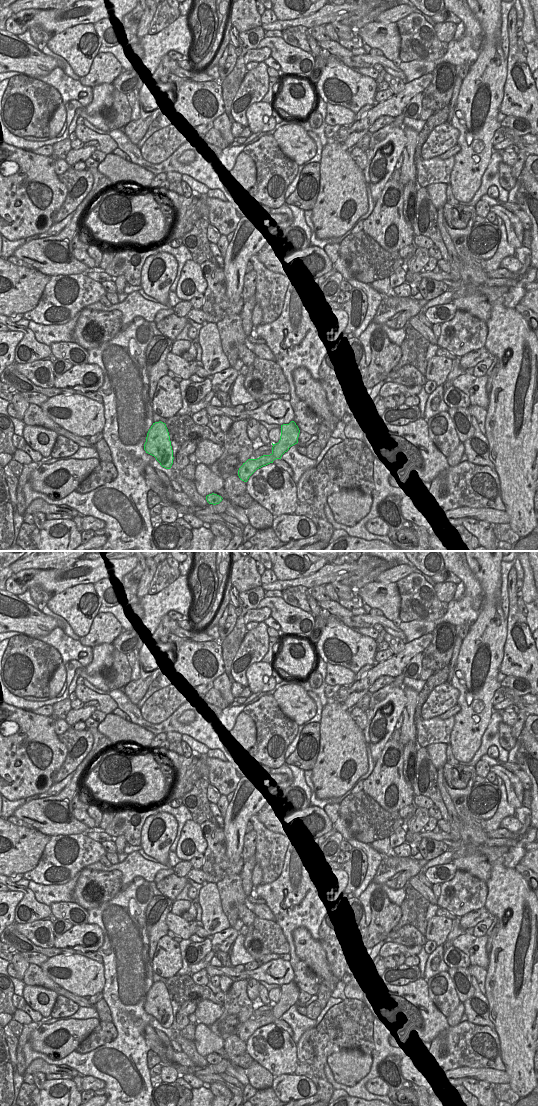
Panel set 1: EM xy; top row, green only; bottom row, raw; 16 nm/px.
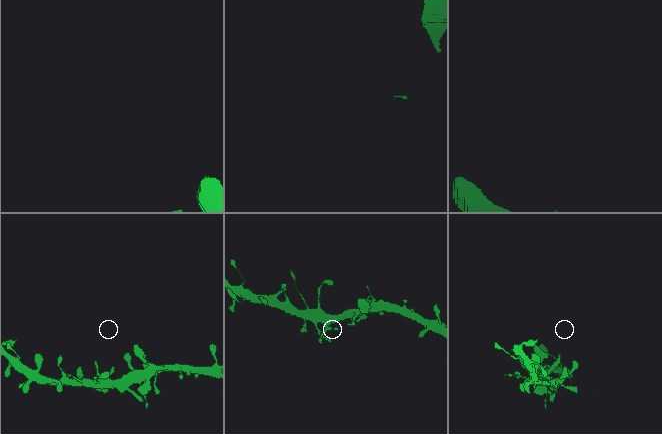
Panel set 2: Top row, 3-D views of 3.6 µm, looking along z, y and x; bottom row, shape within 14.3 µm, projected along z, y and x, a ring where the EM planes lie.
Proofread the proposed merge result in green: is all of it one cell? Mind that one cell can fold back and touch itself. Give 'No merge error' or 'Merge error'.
No merge error.

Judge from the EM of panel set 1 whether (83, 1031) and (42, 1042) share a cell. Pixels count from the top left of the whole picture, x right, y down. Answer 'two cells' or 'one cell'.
one cell

